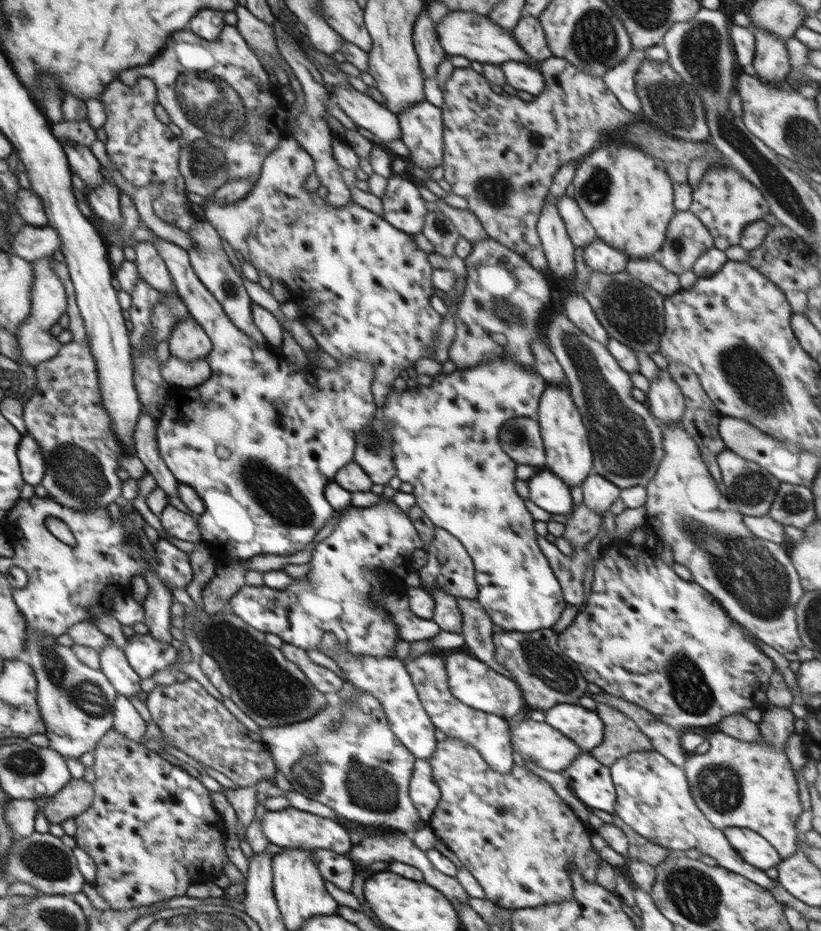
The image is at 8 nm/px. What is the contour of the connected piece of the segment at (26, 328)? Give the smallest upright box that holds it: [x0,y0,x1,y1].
[16,257,67,367]

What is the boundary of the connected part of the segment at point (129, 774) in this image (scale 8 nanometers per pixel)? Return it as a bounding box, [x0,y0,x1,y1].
[74,728,229,910]

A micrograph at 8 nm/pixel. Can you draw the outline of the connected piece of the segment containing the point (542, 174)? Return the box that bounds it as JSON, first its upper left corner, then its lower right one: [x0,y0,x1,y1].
[440,57,636,271]

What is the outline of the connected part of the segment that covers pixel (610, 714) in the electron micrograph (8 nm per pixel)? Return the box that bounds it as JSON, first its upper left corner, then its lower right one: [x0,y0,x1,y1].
[590,703,653,766]

